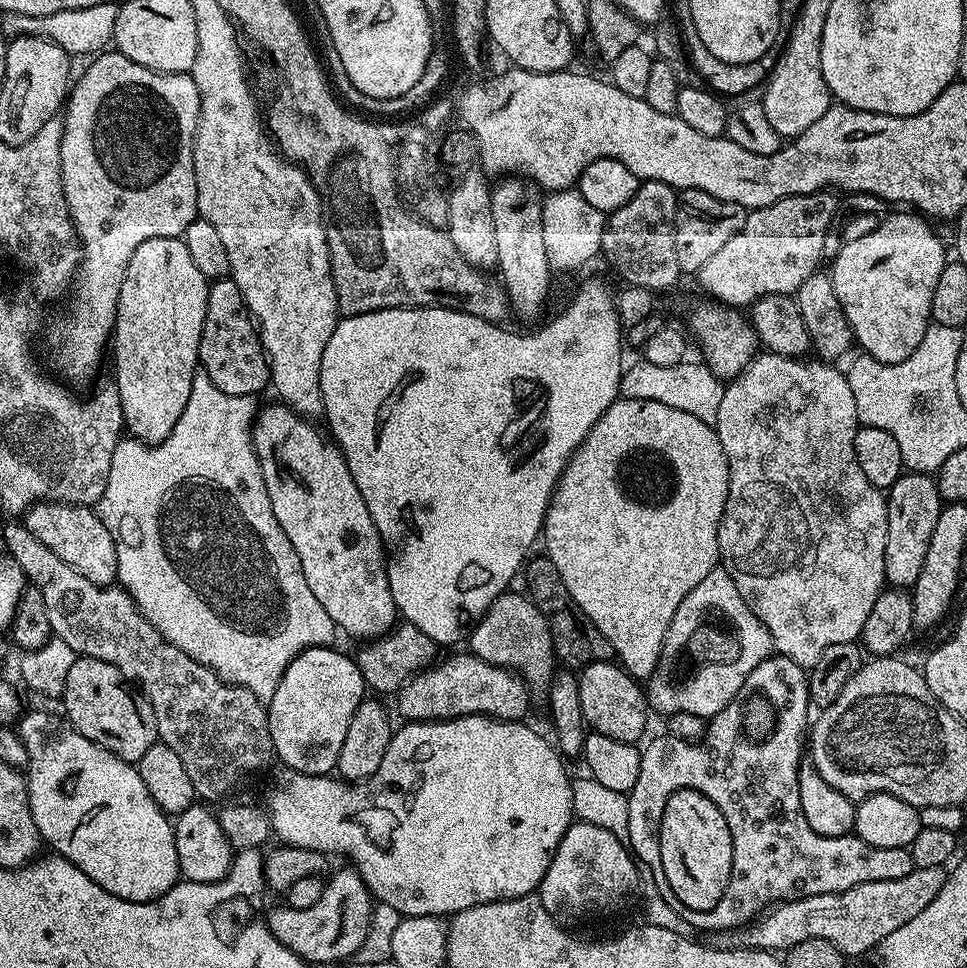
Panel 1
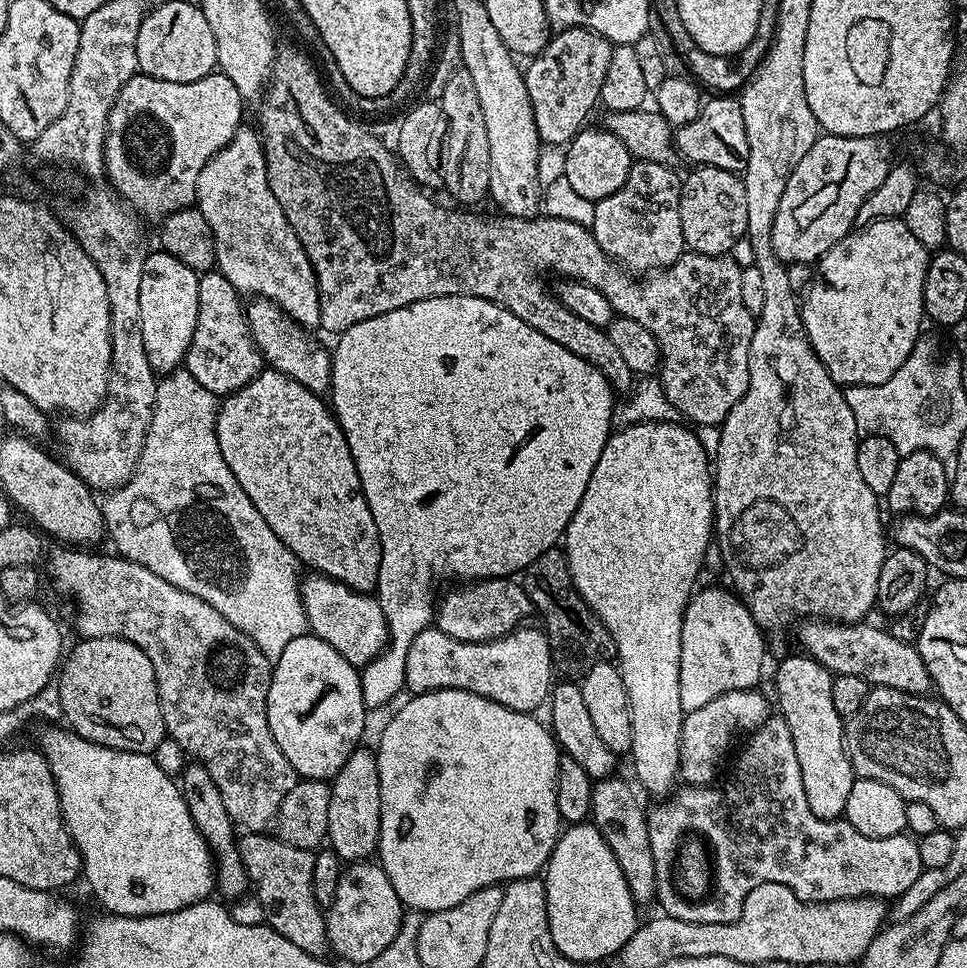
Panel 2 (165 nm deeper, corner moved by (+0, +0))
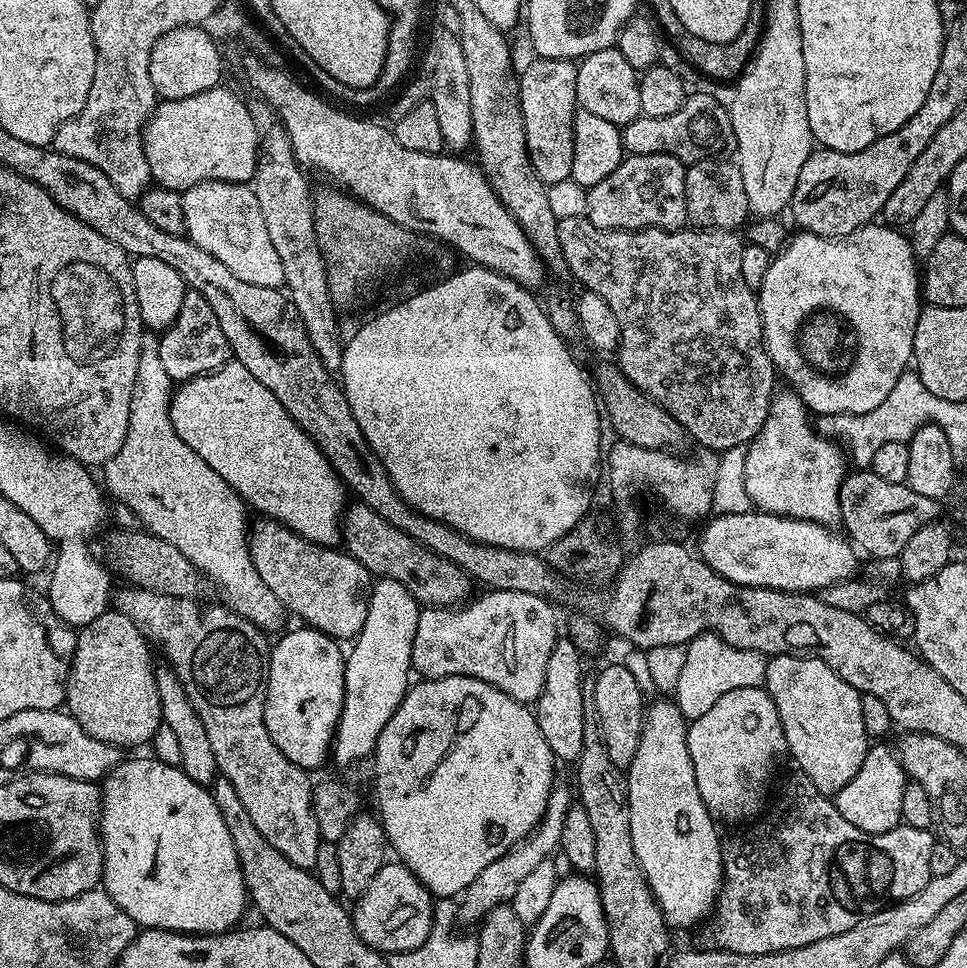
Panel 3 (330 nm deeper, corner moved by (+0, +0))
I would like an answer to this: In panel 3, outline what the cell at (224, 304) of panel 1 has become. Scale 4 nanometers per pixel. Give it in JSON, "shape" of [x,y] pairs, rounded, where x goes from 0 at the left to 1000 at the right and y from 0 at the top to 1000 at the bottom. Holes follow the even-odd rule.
{"shape":[[[195,300],[190,305],[188,320],[184,320],[184,329],[180,329],[176,338],[164,344],[164,348],[168,382],[172,382],[172,386],[180,395],[212,388],[213,385],[225,382],[235,376],[240,368],[240,360],[234,353],[234,345],[230,345],[230,337],[225,335],[225,327],[208,302]]]}

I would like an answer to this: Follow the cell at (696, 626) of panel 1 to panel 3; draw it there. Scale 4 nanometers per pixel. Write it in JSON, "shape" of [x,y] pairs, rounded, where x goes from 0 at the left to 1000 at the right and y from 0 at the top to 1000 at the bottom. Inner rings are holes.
{"shape":[[[737,652],[720,657],[713,661],[710,666],[709,684],[706,685],[707,694],[701,699],[703,707],[701,718],[703,717],[703,720],[699,719],[697,723],[708,744],[715,746],[726,742],[726,738],[730,738],[730,733],[734,733],[734,729],[738,729],[740,719],[736,717],[724,719],[728,715],[728,711],[724,707],[749,707],[745,709],[789,708],[792,688],[794,687],[794,682],[789,674],[755,667],[755,663],[751,663]]]}

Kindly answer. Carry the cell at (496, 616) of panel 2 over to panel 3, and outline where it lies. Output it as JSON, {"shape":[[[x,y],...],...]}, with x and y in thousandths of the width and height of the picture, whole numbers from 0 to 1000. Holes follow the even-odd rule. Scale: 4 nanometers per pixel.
{"shape":[[[364,519],[359,522],[354,534],[354,562],[386,596],[402,595],[407,602],[415,603],[431,625],[472,626],[489,615],[488,596],[465,581],[465,576],[457,576],[441,564],[428,560],[428,556],[416,552],[412,543],[403,543],[395,531],[387,531],[387,527],[377,521]]]}

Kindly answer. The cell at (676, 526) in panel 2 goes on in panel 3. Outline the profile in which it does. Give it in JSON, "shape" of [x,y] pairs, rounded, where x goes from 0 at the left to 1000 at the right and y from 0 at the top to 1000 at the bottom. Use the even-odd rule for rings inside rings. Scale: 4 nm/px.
{"shape":[[[683,721],[669,728],[666,738],[666,753],[662,759],[662,770],[656,778],[656,787],[647,795],[649,808],[649,836],[651,837],[651,866],[656,870],[656,882],[662,892],[664,903],[680,932],[680,936],[687,945],[687,951],[692,960],[716,959],[728,945],[735,943],[739,939],[745,929],[745,918],[749,911],[749,892],[747,890],[747,864],[740,861],[741,848],[732,839],[730,829],[726,829],[726,820],[722,820],[722,804],[718,804],[718,787],[714,787],[714,771],[711,770],[713,745],[708,744],[706,738],[701,733],[701,729],[691,721]]]}

